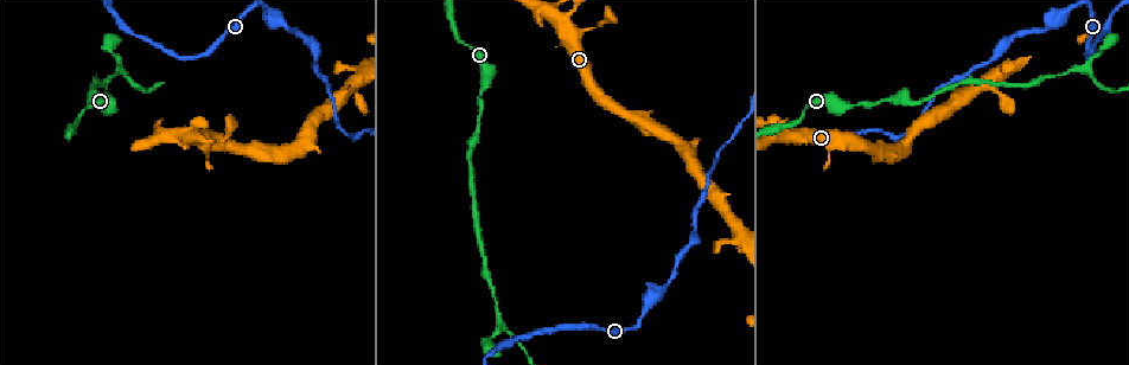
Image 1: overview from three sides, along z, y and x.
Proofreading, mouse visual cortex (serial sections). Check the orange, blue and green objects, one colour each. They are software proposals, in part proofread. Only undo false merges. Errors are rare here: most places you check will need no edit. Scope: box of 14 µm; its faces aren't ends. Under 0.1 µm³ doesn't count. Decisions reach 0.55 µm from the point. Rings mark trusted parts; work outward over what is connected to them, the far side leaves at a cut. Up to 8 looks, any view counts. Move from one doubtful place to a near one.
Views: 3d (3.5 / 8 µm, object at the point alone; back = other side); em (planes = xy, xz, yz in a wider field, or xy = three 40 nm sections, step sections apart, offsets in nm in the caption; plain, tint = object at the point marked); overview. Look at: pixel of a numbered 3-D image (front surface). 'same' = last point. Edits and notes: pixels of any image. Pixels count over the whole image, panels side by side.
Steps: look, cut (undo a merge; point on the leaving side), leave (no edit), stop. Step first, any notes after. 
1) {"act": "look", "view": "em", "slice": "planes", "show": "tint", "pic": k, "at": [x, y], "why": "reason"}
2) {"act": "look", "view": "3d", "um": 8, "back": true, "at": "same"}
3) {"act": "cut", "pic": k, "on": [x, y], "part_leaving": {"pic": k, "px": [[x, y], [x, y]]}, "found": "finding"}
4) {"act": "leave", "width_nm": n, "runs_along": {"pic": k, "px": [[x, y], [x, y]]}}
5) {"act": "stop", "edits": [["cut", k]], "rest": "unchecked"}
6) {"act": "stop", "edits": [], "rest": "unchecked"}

{"act": "look", "view": "3d", "um": 3.5, "pic": 1, "at": [789, 135], "why": "four or more arms meet"}

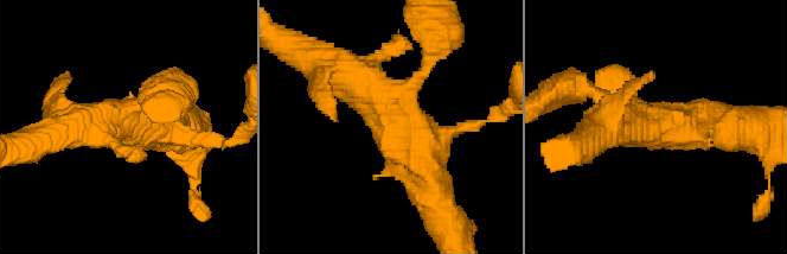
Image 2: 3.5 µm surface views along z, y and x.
{"act": "look", "view": "em", "slice": "xy", "step": 3, "show": "tint", "pic": 2, "at": [403, 122], "arms": 4, "arm_widths_nm": [150, 250, 500, 500], "why": "need the tissue"}

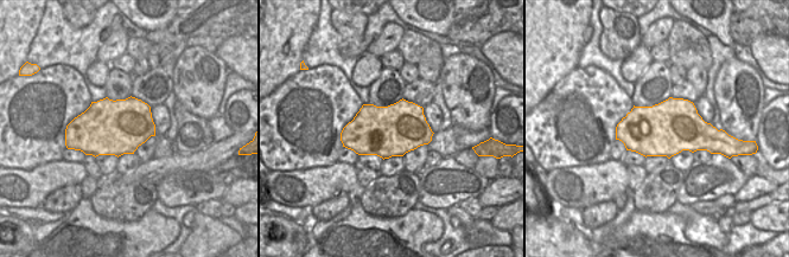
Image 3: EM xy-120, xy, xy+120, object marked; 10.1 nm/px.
{"act": "leave", "runs_along": {"pic": 2, "px": [[439, 213], [410, 127], [359, 82]]}, "found": "continuous, no second cell"}

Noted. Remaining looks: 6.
{"act": "look", "view": "3d", "um": 3.5, "pic": 1, "at": [884, 101], "why": "narrows sharply"}

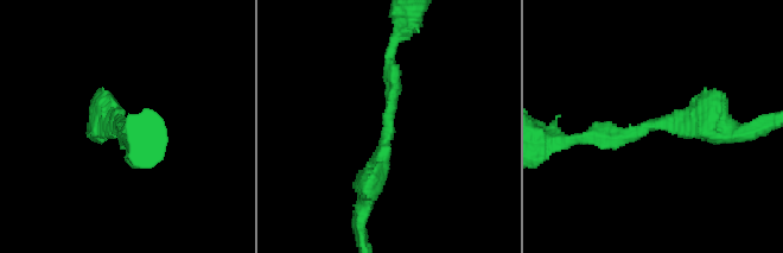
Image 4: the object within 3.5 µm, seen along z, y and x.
{"act": "look", "view": "em", "slice": "xy", "step": 1, "show": "tint", "pic": 4, "at": [121, 126], "arm_widths_nm": [200, 300], "why": "shape alone is not enough"}

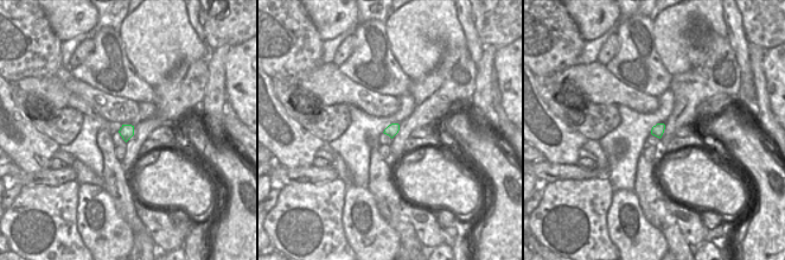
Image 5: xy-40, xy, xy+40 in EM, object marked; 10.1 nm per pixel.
{"act": "leave", "width_nm": 120, "runs_along": {"pic": 4, "px": [[392, 50], [388, 136], [367, 196]]}, "found": "all the same cell"}

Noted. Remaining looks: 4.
{"act": "look", "view": "3d", "um": 3.5, "pic": 1, "at": [1088, 71], "why": "branch point"}

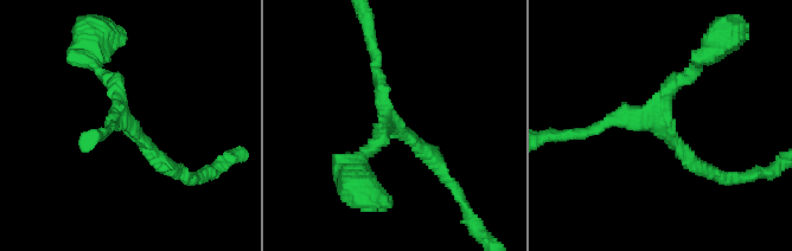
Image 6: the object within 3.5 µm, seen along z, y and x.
{"act": "look", "view": "em", "slice": "planes", "show": "plain", "pic": 6, "at": [121, 116], "arms": 3, "arm_widths_nm": [100, 200, 200]}

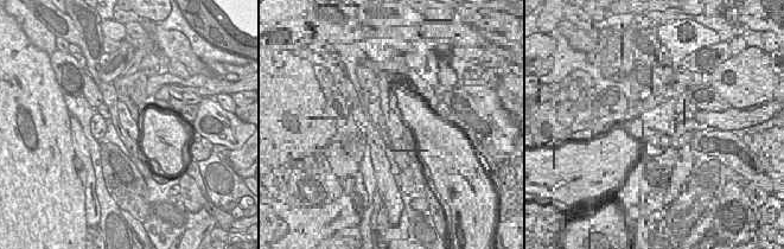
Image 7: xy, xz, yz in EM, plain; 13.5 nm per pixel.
{"act": "look", "view": "em", "slice": "planes", "show": "tint", "at": "same"}

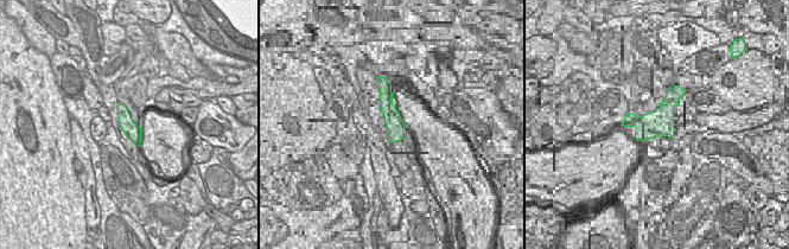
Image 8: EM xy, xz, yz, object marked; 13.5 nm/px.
{"act": "leave", "runs_along": {"pic": 6, "px": [[586, 133], [653, 115], [702, 60]]}, "found": "continuous, no second cell"}

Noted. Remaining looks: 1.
{"act": "stop", "edits": [], "rest": "unchecked"}

